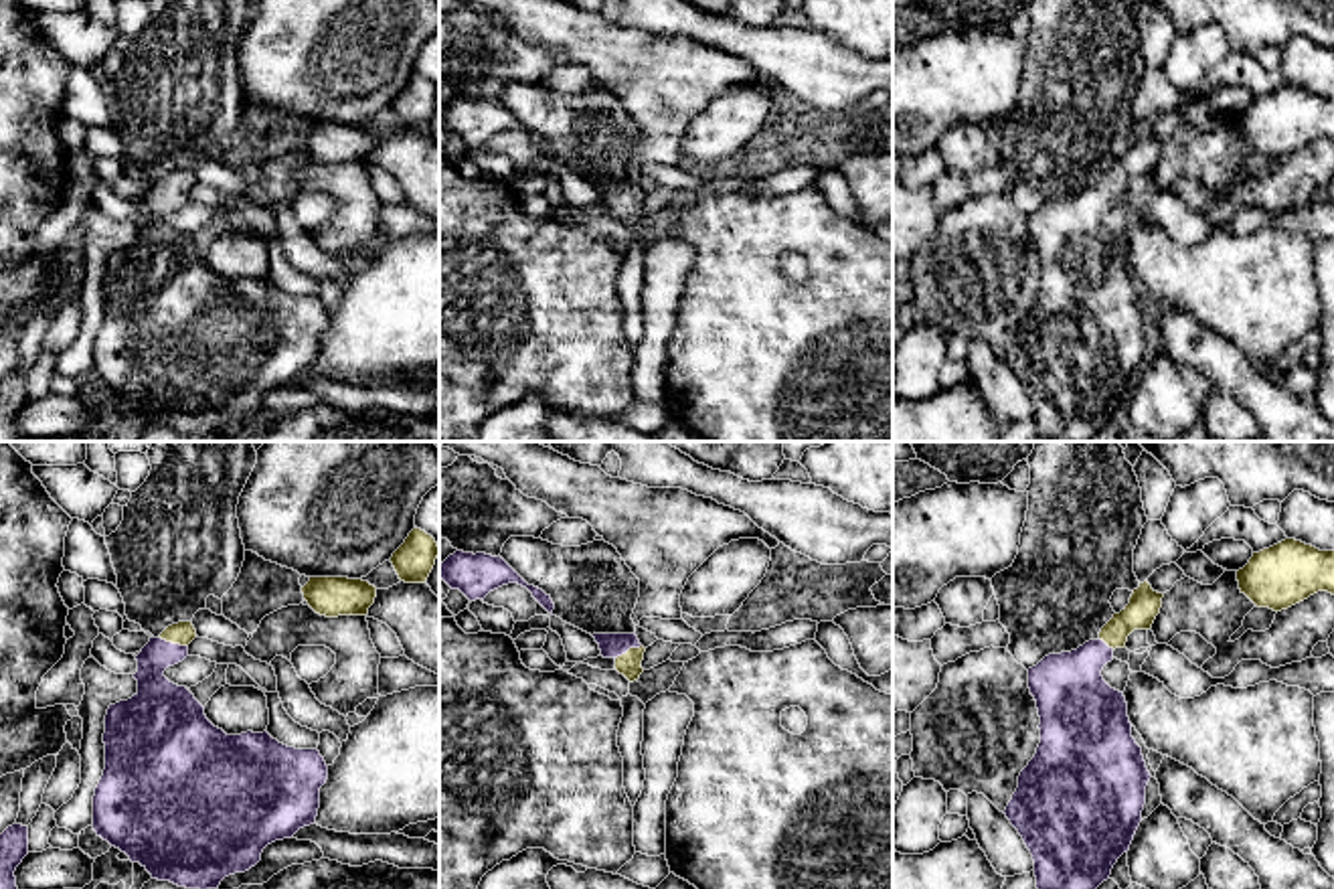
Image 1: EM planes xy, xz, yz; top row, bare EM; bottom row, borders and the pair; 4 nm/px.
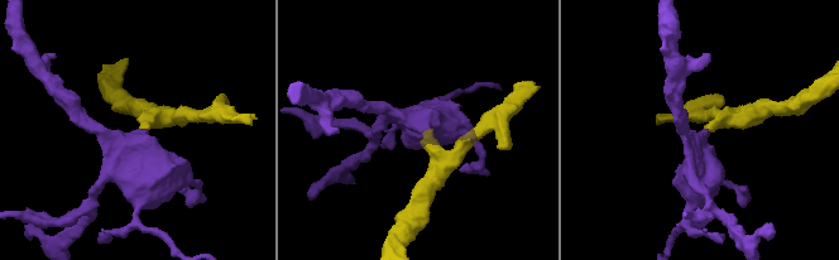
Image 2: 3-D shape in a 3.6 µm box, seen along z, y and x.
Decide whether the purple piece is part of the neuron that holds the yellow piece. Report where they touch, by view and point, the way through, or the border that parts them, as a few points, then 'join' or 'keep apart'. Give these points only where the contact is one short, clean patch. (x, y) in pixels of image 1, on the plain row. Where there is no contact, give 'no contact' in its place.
contact xy (173, 189); way xy (183, 179), (173, 189), (156, 205), (158, 250); join

